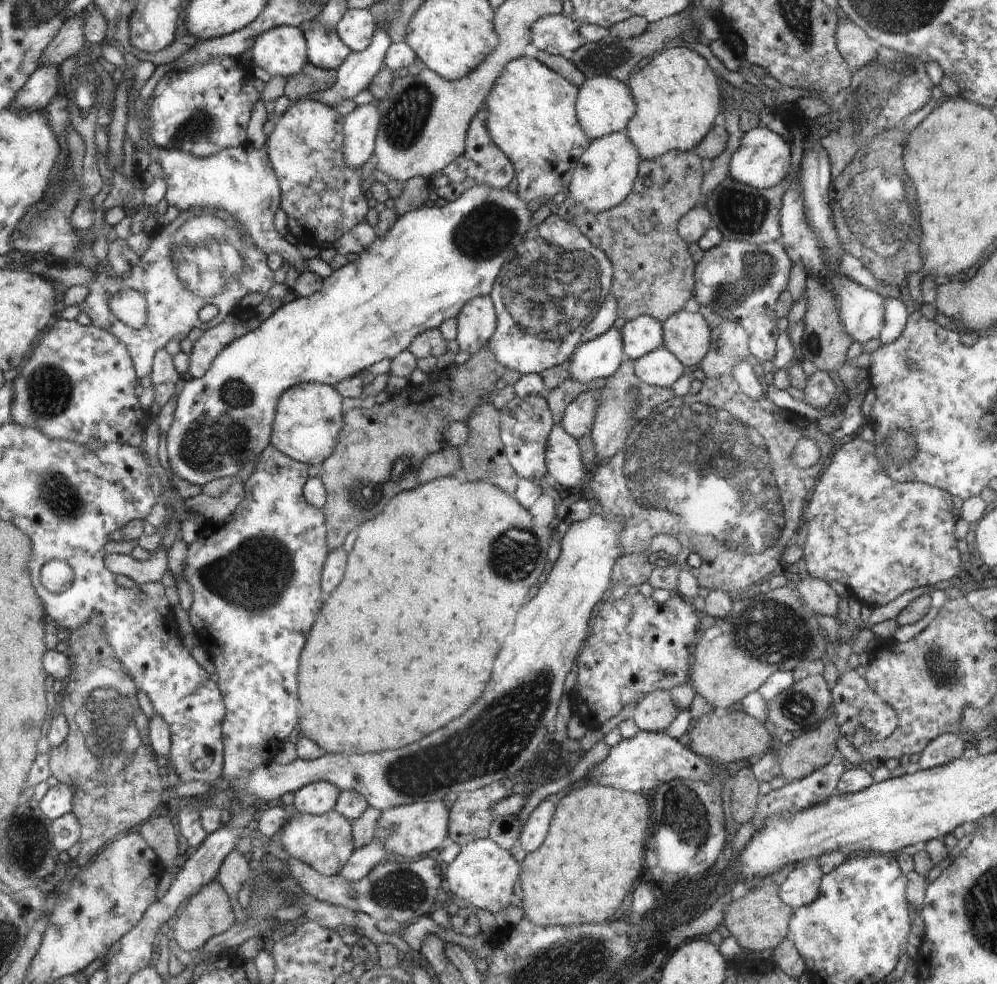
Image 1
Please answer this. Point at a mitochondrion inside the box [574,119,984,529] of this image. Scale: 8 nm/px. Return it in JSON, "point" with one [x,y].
{"point":[882,234]}

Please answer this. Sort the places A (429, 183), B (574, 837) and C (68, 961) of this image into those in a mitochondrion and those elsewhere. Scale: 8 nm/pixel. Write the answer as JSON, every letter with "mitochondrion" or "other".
{"A":"other","B":"other","C":"other"}

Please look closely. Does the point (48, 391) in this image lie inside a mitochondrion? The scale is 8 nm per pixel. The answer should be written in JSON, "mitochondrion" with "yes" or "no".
{"mitochondrion":"yes"}

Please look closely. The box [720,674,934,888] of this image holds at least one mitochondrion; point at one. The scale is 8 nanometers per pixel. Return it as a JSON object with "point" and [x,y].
{"point":[800,708]}

